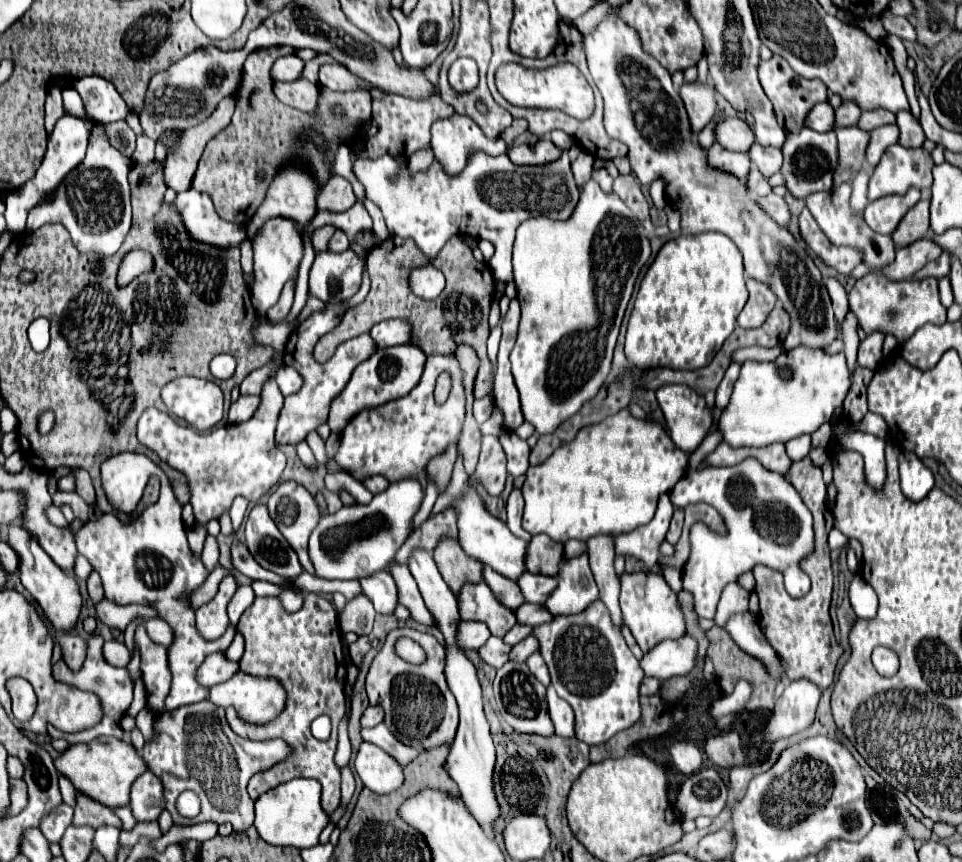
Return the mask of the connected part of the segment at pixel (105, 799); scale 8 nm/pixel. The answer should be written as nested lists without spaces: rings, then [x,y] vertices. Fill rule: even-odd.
[[[96,738],[90,744],[70,744],[64,754],[60,754],[54,760],[58,772],[66,776],[74,788],[108,806],[108,808],[118,808],[118,806],[128,806],[128,792],[132,782],[146,770],[146,762],[138,756],[134,746],[130,742],[118,740],[118,738]]]

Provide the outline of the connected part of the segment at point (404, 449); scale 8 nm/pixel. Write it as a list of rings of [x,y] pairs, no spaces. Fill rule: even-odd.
[[[428,356],[424,364],[424,374],[416,388],[404,398],[390,400],[374,410],[358,412],[348,426],[342,430],[340,450],[334,456],[334,462],[352,472],[354,478],[362,480],[366,476],[382,474],[390,482],[416,478],[426,486],[426,464],[432,456],[440,454],[450,442],[458,442],[458,434],[464,422],[464,388],[462,388],[462,372],[458,368],[458,360],[454,356]],[[448,372],[452,378],[452,388],[448,400],[438,406],[434,402],[432,390],[436,378]]]

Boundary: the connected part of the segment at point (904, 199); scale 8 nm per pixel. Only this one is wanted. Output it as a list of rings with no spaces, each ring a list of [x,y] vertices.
[[[910,188],[904,196],[882,196],[874,202],[870,202],[864,210],[866,224],[880,234],[892,234],[898,226],[898,222],[904,218],[904,214],[920,200],[920,190]]]

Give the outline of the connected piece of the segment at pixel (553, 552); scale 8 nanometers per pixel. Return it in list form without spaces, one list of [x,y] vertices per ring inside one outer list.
[[[536,534],[528,542],[526,570],[532,574],[556,576],[558,564],[562,560],[562,544],[550,540],[546,534]]]

